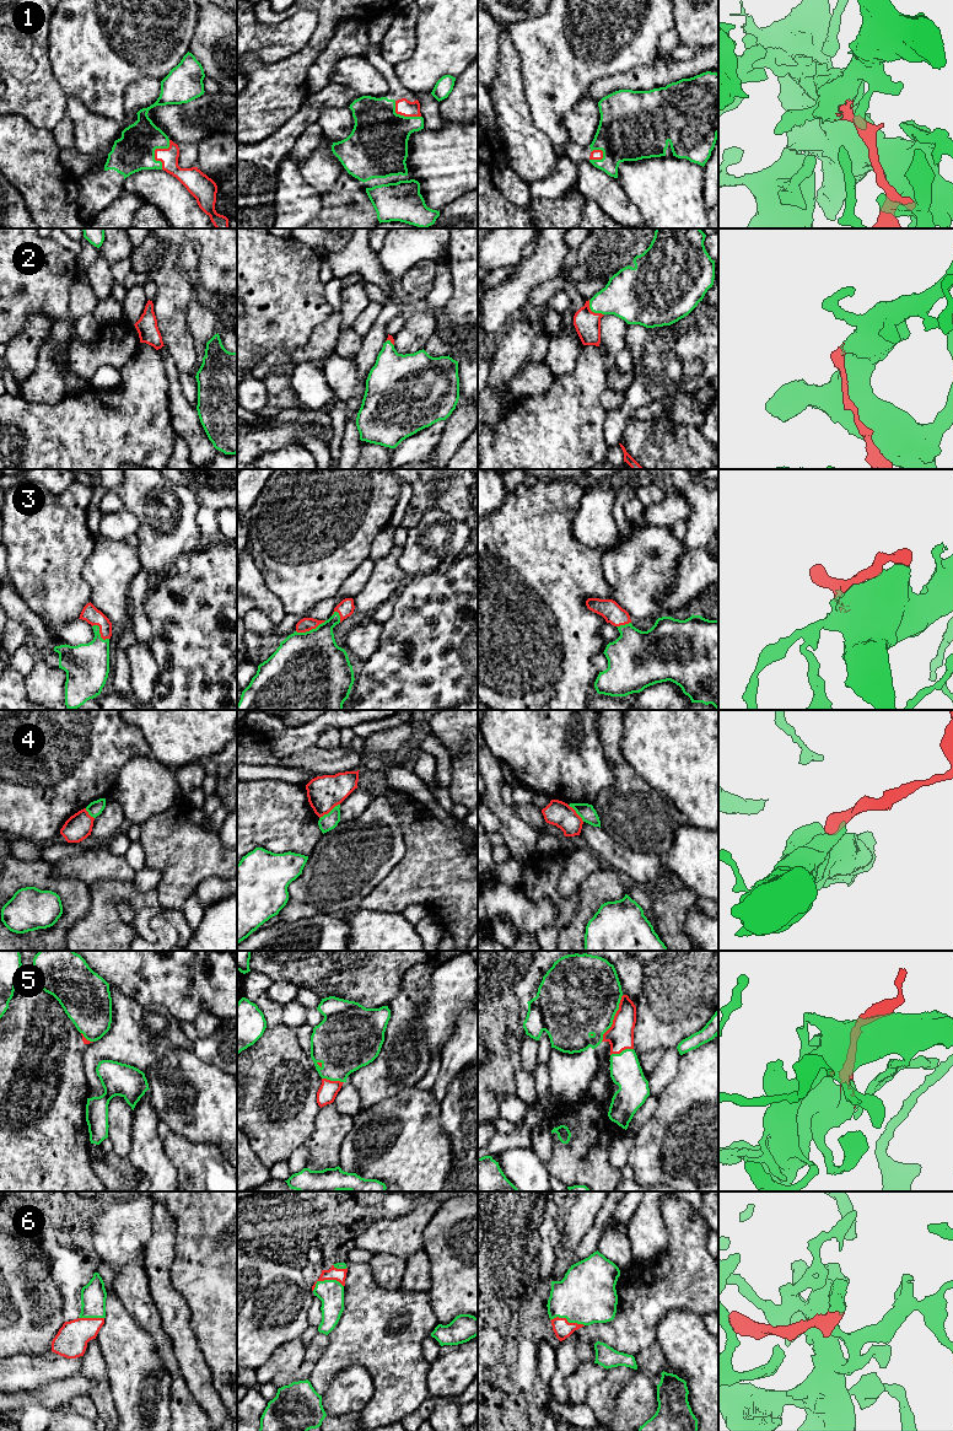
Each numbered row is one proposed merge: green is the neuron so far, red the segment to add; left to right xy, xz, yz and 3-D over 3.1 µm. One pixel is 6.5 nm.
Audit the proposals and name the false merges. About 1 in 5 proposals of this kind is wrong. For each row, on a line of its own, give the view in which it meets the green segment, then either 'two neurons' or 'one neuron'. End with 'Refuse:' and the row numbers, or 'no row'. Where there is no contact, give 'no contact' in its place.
1: contact in xy; one neuron
2: contact in yz; one neuron
3: contact in xz; one neuron
4: contact in xz; two neurons
5: contact in yz; one neuron
6: contact in xz; one neuron
Refuse: 4

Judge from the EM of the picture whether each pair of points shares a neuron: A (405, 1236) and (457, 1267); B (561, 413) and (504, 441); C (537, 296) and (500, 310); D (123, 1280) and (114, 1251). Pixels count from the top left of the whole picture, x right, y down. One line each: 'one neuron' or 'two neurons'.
A: two neurons
B: one neuron
C: two neurons
D: two neurons

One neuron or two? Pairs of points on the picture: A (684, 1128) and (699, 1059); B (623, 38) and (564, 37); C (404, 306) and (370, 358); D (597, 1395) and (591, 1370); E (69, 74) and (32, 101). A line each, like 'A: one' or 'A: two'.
A: one
B: one
C: one
D: two
E: two

